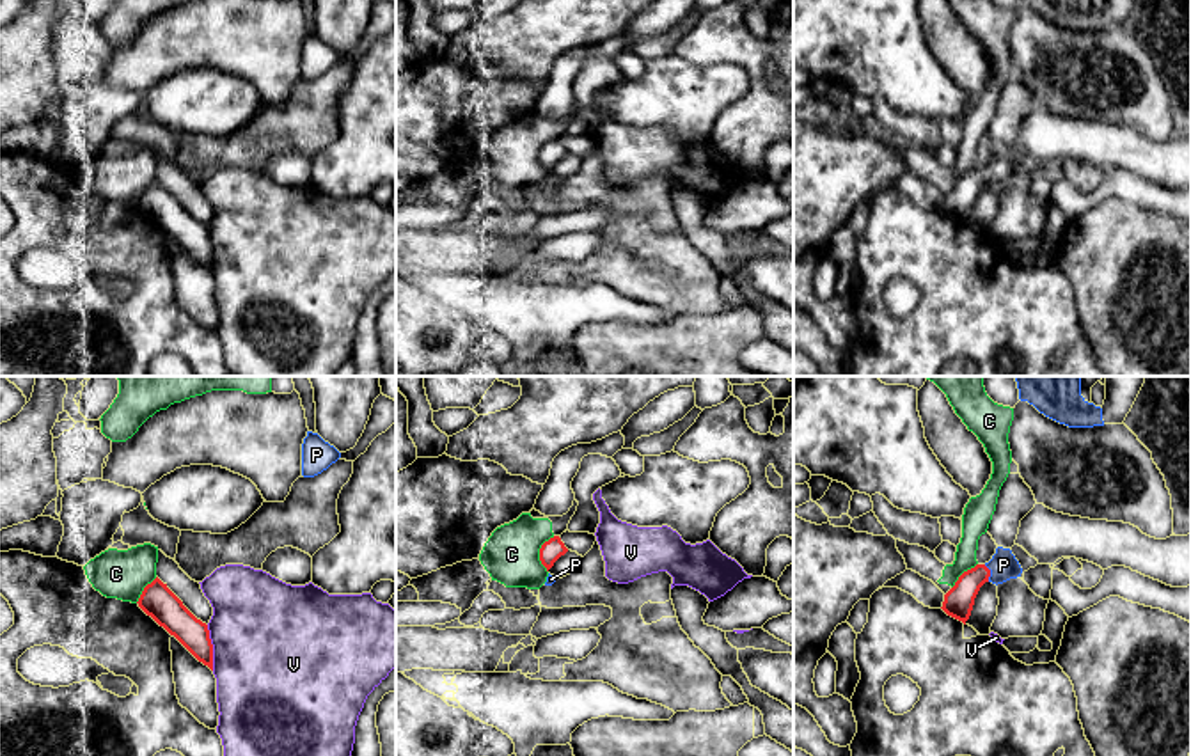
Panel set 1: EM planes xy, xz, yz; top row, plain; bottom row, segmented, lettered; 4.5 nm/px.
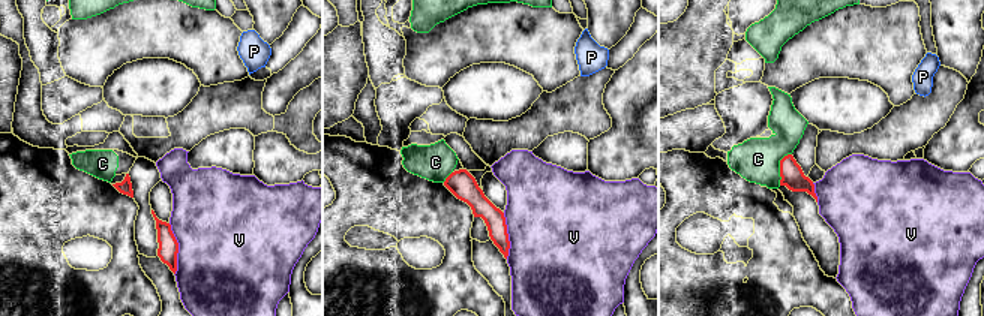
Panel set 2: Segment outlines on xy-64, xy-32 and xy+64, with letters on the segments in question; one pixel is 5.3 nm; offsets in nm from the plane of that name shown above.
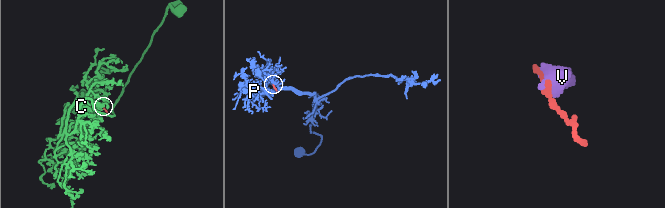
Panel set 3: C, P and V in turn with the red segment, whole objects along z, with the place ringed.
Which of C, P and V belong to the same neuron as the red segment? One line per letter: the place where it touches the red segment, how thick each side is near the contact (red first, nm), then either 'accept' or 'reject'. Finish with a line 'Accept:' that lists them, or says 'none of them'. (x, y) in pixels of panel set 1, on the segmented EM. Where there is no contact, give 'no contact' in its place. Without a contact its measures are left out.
C: xz (540, 552) | 100/260 nm | reject
P: yz (989, 574) | 140/130 nm | accept
V: xy (212, 648) | 140/500 nm | reject
Accept: P

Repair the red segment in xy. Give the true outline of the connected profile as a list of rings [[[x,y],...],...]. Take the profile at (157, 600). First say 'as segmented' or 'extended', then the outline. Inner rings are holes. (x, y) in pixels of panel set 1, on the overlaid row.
as segmented; [[[158,577],[147,584],[138,607],[174,635],[199,662],[213,671],[213,644],[208,625],[197,619]]]

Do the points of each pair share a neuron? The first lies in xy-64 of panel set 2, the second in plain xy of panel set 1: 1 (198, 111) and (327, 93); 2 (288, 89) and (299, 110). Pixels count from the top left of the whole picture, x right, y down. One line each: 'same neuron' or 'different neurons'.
1: same neuron
2: different neurons

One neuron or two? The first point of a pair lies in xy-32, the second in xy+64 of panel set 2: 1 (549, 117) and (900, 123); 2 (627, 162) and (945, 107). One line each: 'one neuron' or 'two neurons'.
1: one neuron
2: two neurons

